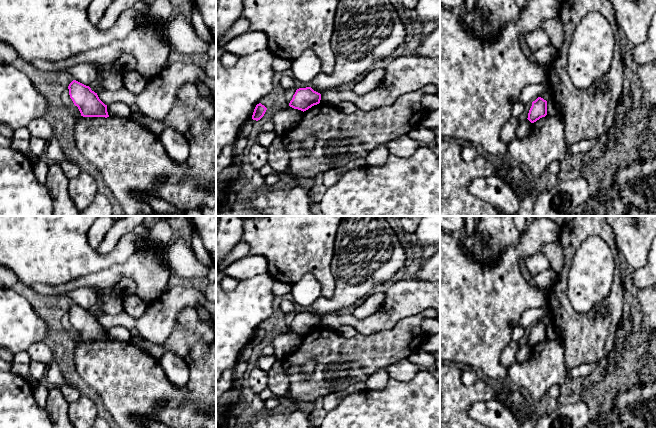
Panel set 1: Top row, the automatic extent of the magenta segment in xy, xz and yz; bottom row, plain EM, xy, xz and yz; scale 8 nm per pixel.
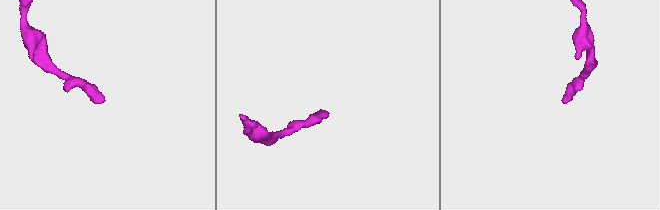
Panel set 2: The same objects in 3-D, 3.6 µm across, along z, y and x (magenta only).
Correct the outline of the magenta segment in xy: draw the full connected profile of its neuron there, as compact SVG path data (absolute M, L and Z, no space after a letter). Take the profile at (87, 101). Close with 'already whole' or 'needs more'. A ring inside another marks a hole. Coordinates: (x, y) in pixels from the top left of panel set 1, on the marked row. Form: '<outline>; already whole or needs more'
M73 80L69 86L69 95L75 106L78 107L83 117L109 117L107 105L98 97L97 93L76 80Z; already whole

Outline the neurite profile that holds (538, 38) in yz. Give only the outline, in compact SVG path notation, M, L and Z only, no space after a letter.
M542 28L524 33L526 43L532 52L551 44L550 37Z

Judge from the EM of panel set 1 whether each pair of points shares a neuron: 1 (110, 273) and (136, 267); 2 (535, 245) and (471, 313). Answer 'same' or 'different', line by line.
1: same
2: same

